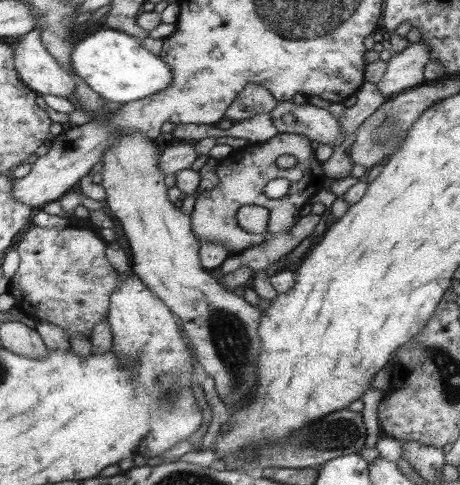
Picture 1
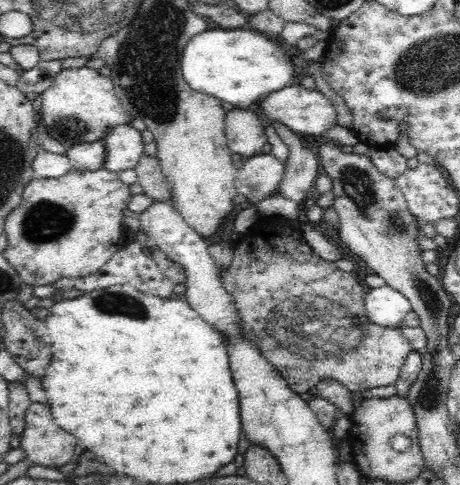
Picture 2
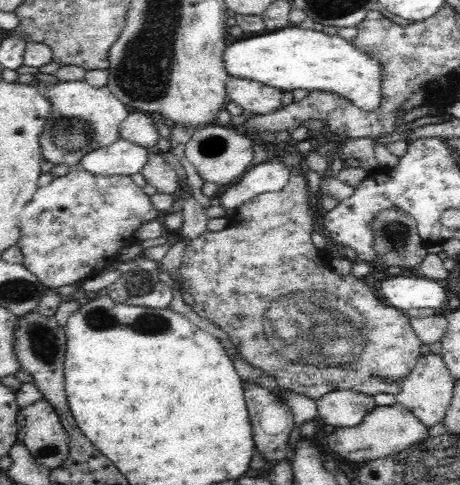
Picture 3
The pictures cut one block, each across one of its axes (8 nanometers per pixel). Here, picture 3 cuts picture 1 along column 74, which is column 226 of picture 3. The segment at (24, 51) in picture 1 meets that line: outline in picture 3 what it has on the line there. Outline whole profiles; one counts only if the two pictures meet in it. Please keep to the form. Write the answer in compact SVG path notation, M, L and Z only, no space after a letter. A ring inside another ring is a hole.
M230 76L226 80L226 96L228 102L236 102L244 108L244 112L250 112L252 116L266 116L280 110L284 90L278 90L274 86L266 86L262 82L254 82L250 78L234 78Z

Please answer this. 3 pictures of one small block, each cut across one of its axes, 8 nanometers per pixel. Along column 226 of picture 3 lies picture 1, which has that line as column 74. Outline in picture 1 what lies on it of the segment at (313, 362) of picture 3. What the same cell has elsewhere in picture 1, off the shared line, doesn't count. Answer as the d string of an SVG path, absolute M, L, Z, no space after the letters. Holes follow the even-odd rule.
M29 226L29 230L23 234L23 238L15 244L15 250L19 252L19 268L15 276L9 280L9 290L15 298L15 308L25 316L25 322L33 320L45 320L53 326L59 326L65 334L83 334L91 336L91 330L95 324L107 318L109 306L111 306L111 294L119 288L121 274L117 274L111 264L105 258L107 244L97 236L97 232L89 228L39 228Z

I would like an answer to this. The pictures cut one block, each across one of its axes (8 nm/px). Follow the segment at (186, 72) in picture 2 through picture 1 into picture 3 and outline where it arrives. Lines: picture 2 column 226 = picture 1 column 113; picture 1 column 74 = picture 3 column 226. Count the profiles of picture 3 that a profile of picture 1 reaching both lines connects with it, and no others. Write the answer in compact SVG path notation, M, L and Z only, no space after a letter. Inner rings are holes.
M290 26L262 36L240 38L226 48L224 62L226 72L234 78L250 78L284 92L306 88L308 92L328 92L334 96L338 94L340 98L348 98L348 102L358 106L362 112L378 110L378 104L382 100L382 64L374 56L370 56L370 52L354 48L352 42L316 30Z

